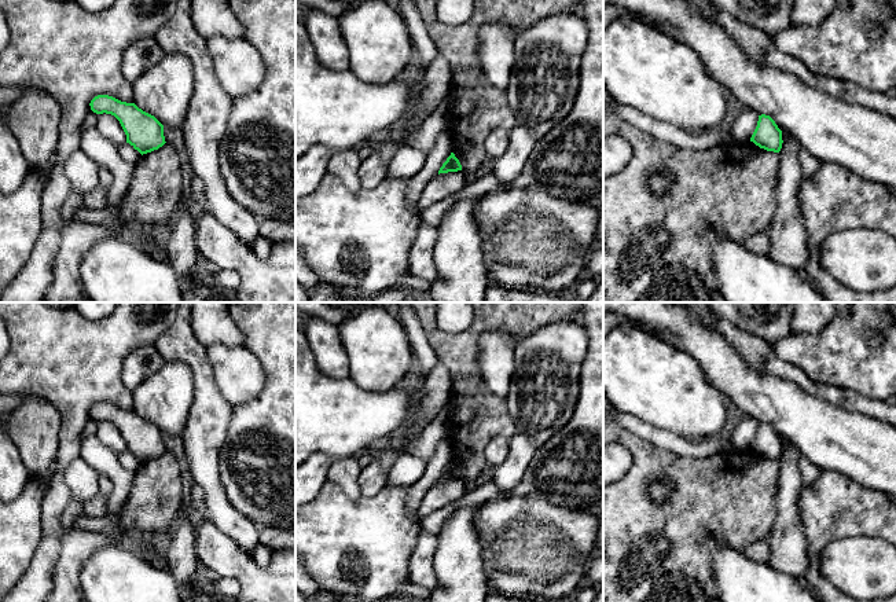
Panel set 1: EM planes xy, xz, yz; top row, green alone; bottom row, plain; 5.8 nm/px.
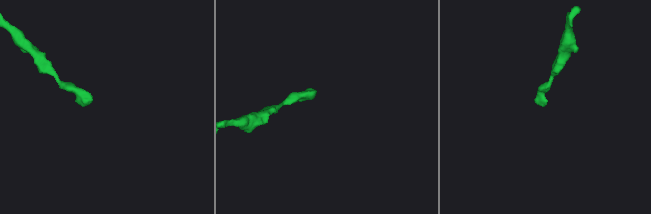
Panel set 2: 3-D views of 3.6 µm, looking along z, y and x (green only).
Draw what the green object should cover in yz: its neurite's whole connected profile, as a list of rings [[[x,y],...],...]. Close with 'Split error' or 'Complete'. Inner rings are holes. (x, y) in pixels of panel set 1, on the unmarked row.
[[[761,422],[750,449],[767,459],[779,460],[783,451],[782,438],[770,423]]]. Complete

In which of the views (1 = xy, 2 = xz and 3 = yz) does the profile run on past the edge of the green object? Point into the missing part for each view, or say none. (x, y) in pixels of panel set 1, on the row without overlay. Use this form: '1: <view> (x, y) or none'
1: none
2: none
3: none

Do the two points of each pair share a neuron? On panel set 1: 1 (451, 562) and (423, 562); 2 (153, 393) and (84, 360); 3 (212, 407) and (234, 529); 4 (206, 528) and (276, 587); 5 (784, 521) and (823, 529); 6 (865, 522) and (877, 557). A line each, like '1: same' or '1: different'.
1: different
2: different
3: same
4: same
5: different
6: different

